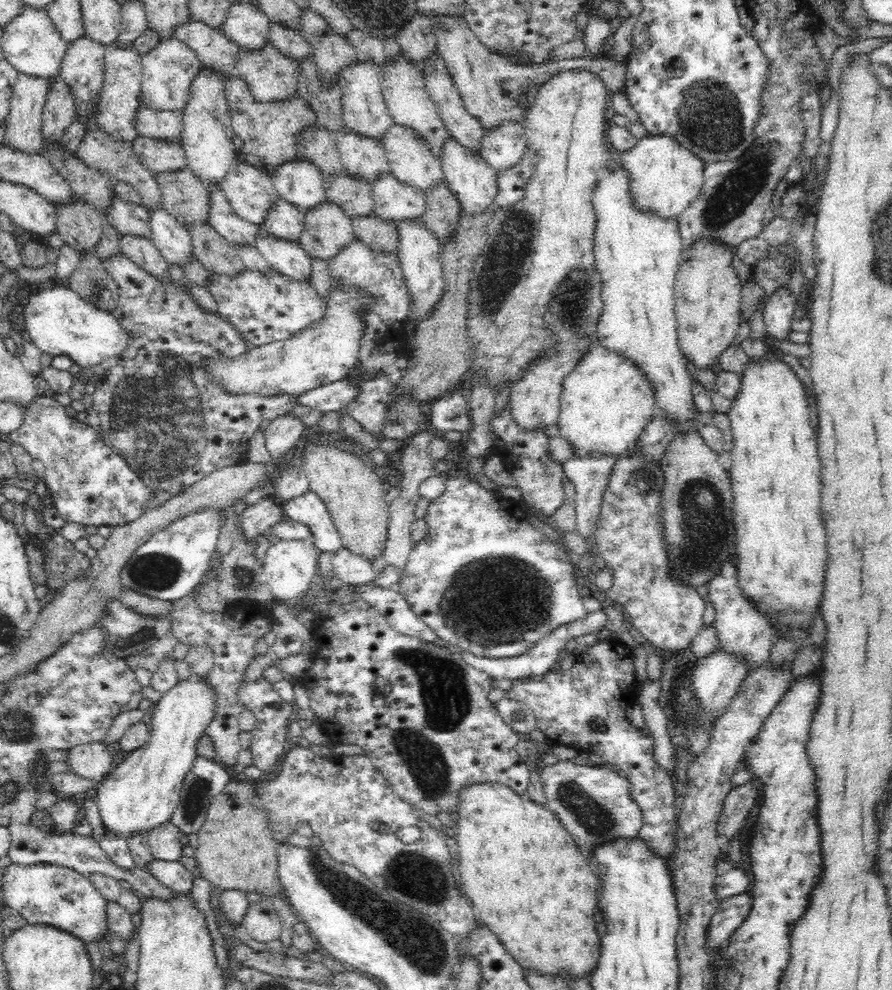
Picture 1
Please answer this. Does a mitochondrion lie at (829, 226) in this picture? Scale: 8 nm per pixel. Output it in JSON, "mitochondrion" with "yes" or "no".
{"mitochondrion":"no"}

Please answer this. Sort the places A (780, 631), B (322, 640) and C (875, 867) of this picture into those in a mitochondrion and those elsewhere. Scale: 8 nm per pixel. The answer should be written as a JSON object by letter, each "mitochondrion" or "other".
{"A":"other","B":"other","C":"other"}

